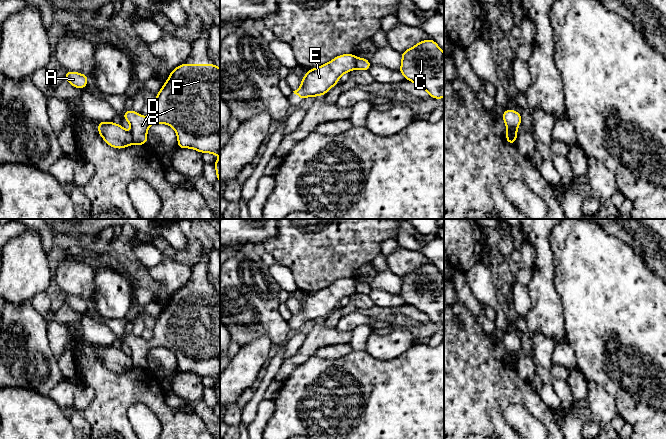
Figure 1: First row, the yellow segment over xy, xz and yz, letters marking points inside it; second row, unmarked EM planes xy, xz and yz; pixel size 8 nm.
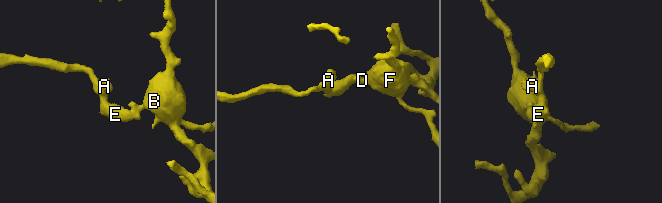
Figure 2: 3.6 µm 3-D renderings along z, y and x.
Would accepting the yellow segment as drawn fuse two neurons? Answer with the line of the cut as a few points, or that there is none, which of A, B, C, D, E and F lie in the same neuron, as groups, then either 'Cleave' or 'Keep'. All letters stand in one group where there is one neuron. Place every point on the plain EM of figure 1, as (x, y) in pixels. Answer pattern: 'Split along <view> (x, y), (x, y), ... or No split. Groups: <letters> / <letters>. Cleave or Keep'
Split along yz (507, 356), (511, 362), (516, 362). Groups: A E / B C D F. Cleave

